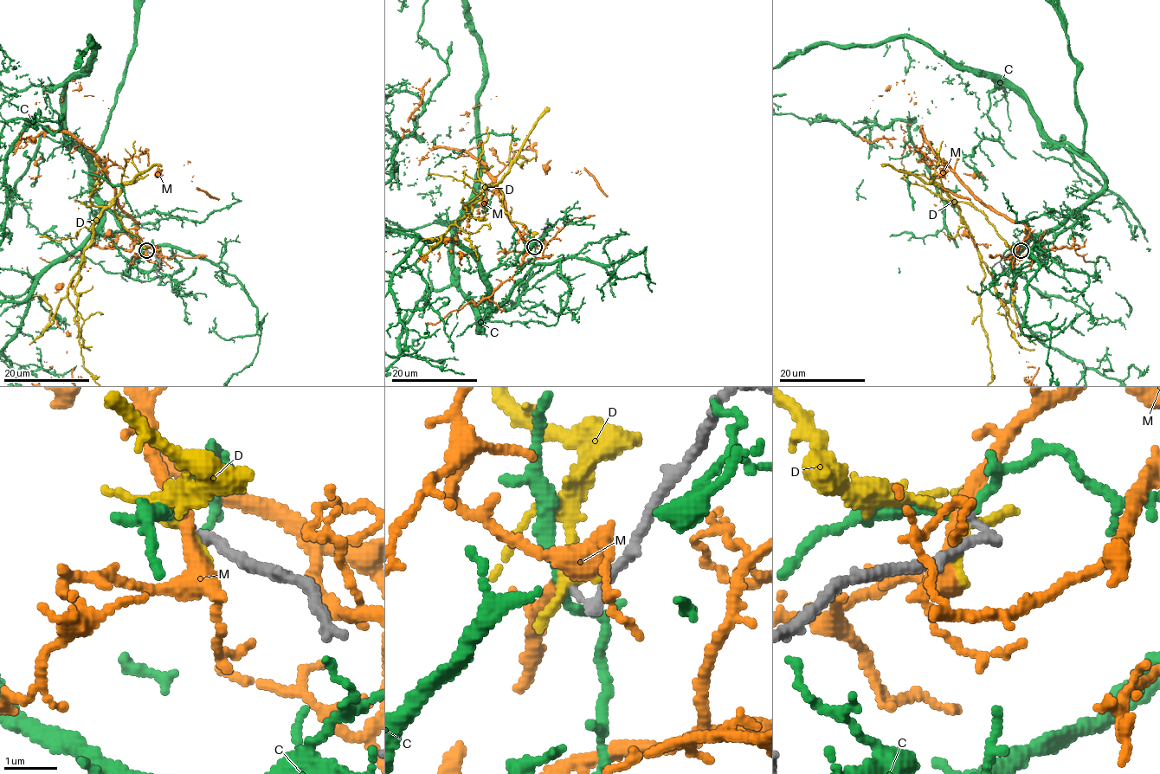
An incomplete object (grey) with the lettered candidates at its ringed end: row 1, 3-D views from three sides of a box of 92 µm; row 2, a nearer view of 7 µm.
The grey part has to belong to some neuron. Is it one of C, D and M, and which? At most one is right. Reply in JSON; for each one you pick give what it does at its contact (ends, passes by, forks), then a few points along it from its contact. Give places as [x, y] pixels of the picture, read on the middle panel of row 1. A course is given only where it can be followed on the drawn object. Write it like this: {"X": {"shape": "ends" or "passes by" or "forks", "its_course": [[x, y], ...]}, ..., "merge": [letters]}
{"merge": []}

